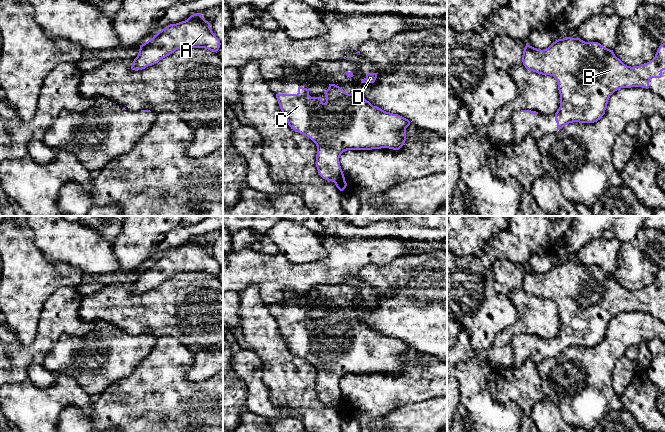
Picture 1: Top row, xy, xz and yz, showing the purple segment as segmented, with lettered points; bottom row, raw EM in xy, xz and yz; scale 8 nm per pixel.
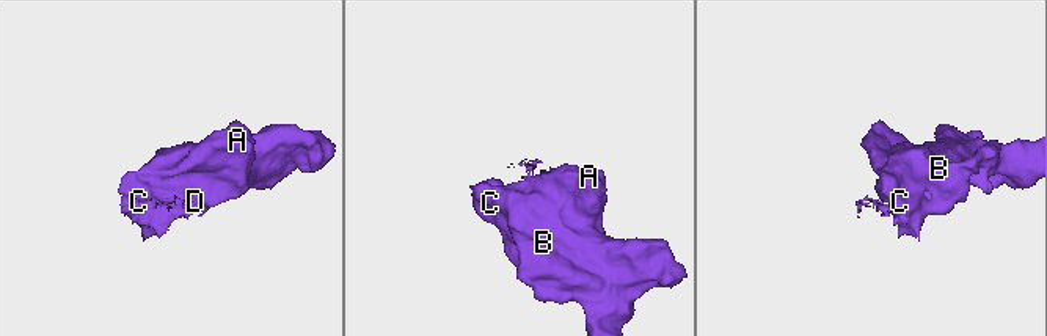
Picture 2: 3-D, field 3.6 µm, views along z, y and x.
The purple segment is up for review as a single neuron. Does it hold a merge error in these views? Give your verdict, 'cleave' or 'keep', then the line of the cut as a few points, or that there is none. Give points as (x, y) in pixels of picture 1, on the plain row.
keep | no cut

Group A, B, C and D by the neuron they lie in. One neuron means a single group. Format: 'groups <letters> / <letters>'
groups A B C D

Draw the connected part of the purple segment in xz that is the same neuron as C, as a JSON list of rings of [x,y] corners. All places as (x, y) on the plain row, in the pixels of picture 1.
[[[329,308],[324,318],[325,327],[321,321],[311,321],[307,312],[298,311],[297,318],[276,318],[276,322],[291,353],[307,360],[316,368],[316,391],[319,399],[334,406],[343,415],[347,407],[339,386],[341,378],[347,374],[399,374],[406,365],[406,352],[410,345],[373,330],[359,317],[348,318],[335,308]]]

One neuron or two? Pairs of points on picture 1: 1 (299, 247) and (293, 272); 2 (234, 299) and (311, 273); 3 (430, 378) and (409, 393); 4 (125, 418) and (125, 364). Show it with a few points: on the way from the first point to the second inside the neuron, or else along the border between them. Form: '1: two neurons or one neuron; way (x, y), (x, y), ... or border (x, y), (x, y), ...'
1: two neurons; border (279, 252), (294, 263), (307, 263), (318, 260)
2: two neurons; border (233, 290), (239, 293)
3: one neuron; way (425, 378), (414, 388)
4: two neurons; border (150, 351), (134, 368)

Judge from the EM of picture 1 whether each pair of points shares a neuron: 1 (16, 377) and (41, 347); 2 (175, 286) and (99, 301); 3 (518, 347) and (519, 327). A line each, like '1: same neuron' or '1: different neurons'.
1: same neuron
2: same neuron
3: different neurons

